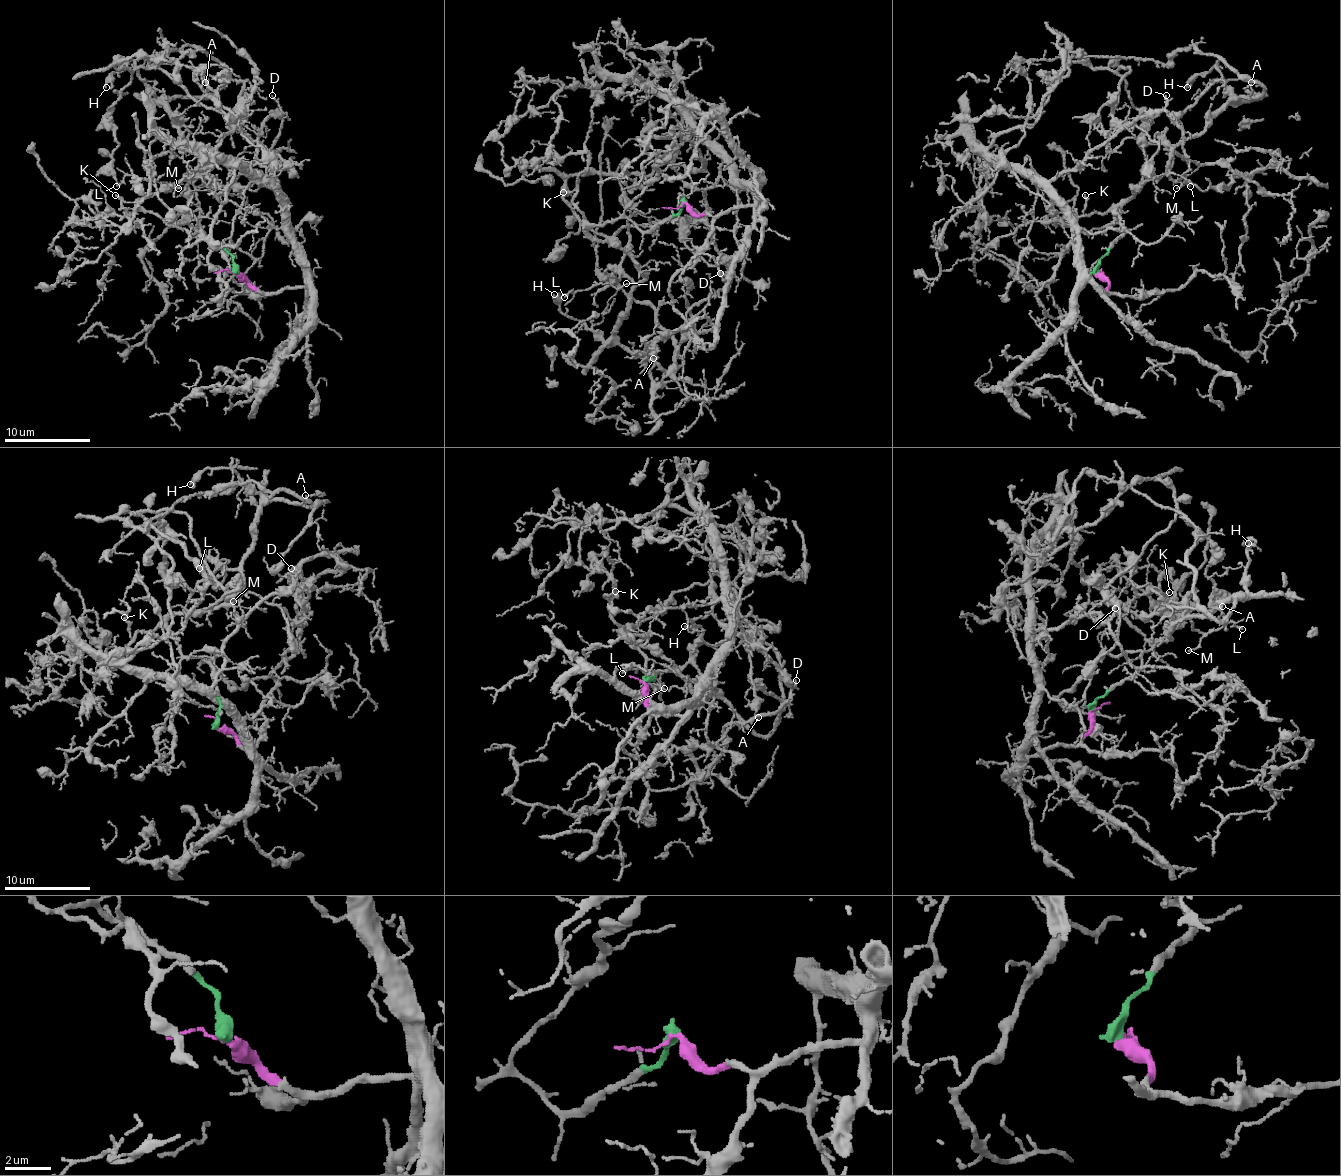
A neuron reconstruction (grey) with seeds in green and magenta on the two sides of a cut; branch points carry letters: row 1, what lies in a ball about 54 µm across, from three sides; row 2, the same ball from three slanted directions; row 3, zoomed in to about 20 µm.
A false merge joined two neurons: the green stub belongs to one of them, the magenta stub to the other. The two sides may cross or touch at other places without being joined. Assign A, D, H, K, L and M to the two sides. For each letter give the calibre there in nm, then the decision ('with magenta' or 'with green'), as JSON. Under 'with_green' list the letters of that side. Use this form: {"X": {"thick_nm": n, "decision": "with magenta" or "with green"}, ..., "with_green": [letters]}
{"A": {"thick_nm": 130, "decision": "with green"}, "D": {"thick_nm": 100, "decision": "with magenta"}, "H": {"thick_nm": 130, "decision": "with green"}, "K": {"thick_nm": 190, "decision": "with green"}, "L": {"thick_nm": 150, "decision": "with green"}, "M": {"thick_nm": 110, "decision": "with green"}, "with_green": ["A", "H", "K", "L", "M"]}

